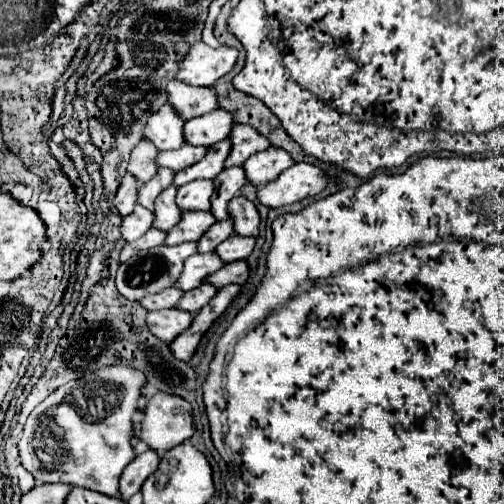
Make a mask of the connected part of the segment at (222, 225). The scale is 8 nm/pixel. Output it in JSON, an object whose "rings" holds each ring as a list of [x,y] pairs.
{"rings":[[[230,219],[218,221],[218,225],[212,225],[212,229],[208,229],[208,233],[204,233],[204,237],[200,237],[200,241],[198,241],[200,253],[208,253],[208,251],[216,249],[230,235],[234,235],[234,223]]]}

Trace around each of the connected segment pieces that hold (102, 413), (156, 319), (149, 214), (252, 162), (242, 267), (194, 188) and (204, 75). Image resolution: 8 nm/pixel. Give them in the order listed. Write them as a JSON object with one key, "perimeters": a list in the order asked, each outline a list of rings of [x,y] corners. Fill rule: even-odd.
{"perimeters":[[[[104,365],[94,373],[86,373],[84,377],[58,387],[30,413],[24,425],[24,435],[18,443],[22,465],[42,483],[70,483],[74,487],[86,487],[110,497],[118,497],[120,475],[134,459],[132,413],[138,411],[138,401],[146,383],[148,379],[140,369],[132,369],[130,365]]],[[[176,307],[148,313],[148,325],[152,333],[168,343],[172,343],[180,333],[184,333],[188,325],[192,325],[192,319],[194,319],[194,313],[182,311]]],[[[136,205],[134,213],[122,219],[122,237],[126,241],[136,241],[138,237],[142,237],[152,227],[154,217],[156,217],[154,211],[146,209],[142,205]]],[[[268,147],[262,153],[248,157],[244,163],[244,171],[248,173],[248,181],[254,185],[272,183],[284,169],[292,167],[294,159],[280,147]]],[[[234,261],[234,263],[226,263],[220,271],[212,273],[206,281],[216,285],[216,287],[224,287],[224,285],[230,285],[230,283],[242,285],[248,277],[250,277],[248,263],[246,261]]],[[[192,181],[178,189],[176,203],[184,211],[208,211],[214,191],[214,181]]],[[[196,43],[188,51],[188,57],[182,61],[176,79],[190,85],[214,85],[220,77],[232,71],[238,59],[238,49],[220,45],[218,49],[208,47],[206,43]]]]}

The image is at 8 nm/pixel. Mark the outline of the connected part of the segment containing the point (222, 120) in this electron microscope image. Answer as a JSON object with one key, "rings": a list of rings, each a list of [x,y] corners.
{"rings":[[[216,109],[212,113],[204,113],[204,117],[194,117],[184,125],[184,137],[190,145],[212,147],[222,139],[228,139],[232,127],[236,125],[232,113],[226,109]]]}

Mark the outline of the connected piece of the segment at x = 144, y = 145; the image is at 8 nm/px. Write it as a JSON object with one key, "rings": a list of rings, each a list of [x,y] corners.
{"rings":[[[142,139],[142,141],[136,145],[136,149],[132,151],[128,171],[134,173],[136,179],[142,181],[142,183],[150,181],[150,179],[158,173],[156,155],[158,155],[156,145],[154,145],[152,141],[148,141],[148,139]]]}

